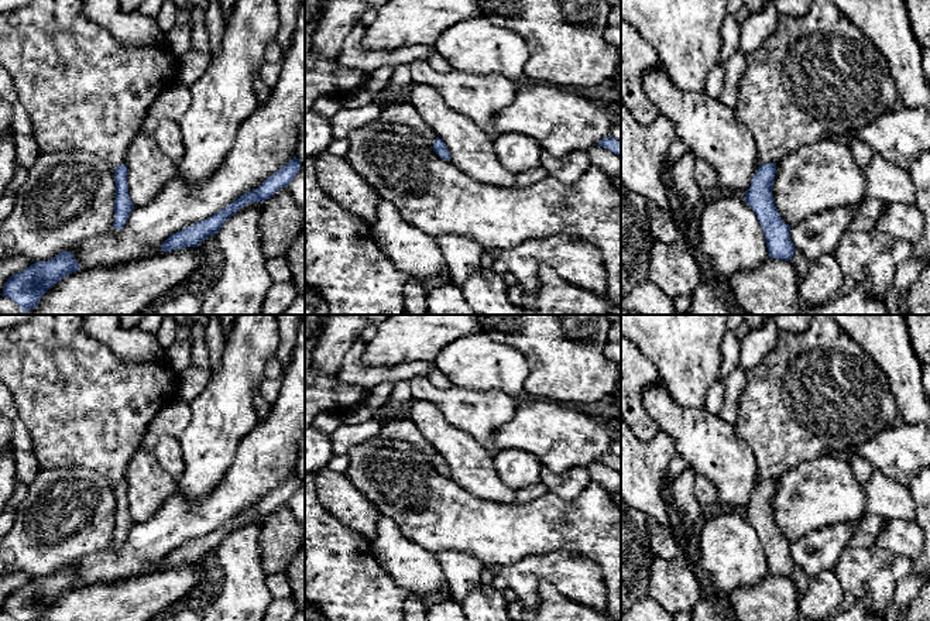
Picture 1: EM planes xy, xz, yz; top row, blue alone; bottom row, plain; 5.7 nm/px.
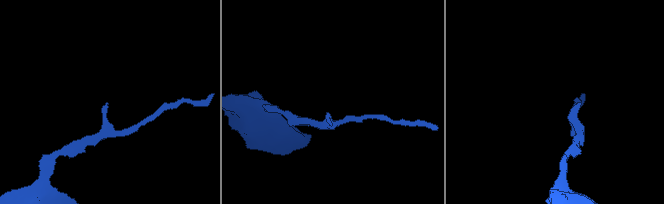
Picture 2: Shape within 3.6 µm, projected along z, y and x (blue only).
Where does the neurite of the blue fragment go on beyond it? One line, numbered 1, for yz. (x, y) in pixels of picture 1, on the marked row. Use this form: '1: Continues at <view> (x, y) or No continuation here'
1: No continuation here

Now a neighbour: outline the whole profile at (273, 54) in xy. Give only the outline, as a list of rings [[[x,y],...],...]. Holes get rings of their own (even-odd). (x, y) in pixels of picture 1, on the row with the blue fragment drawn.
[[[271,42],[264,52],[264,62],[278,64],[284,58],[284,52],[278,42]]]

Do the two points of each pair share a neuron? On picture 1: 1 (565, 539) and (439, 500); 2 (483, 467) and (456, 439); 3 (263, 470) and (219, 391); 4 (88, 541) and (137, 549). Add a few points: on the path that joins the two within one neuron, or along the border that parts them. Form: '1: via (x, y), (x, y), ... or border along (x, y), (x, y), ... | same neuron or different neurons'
1: via (534, 529), (483, 529), (470, 525) | same neuron
2: via (476, 460), (462, 446) | same neuron
3: border along (258, 419), (242, 441), (230, 465) | different neurons
4: border along (112, 541), (106, 546), (78, 558) | different neurons

